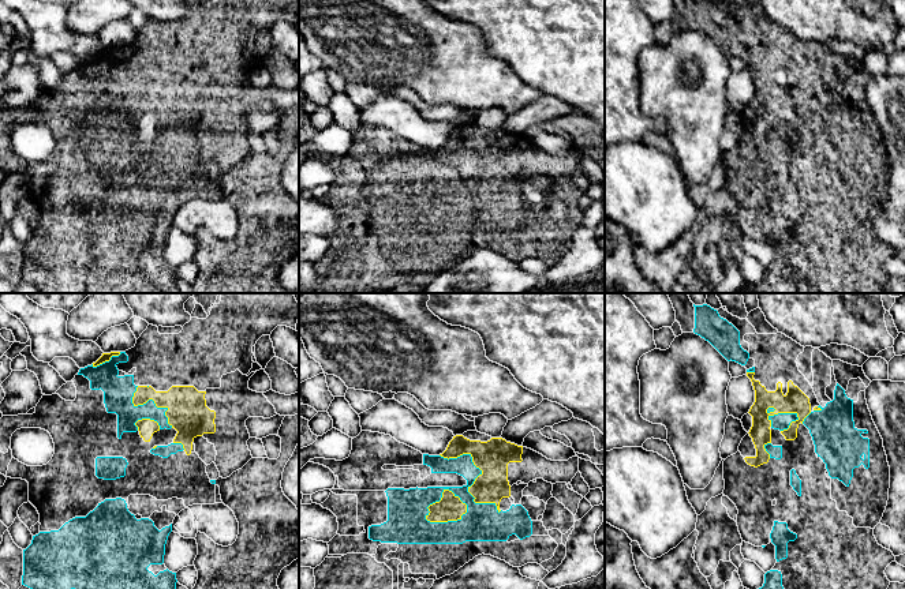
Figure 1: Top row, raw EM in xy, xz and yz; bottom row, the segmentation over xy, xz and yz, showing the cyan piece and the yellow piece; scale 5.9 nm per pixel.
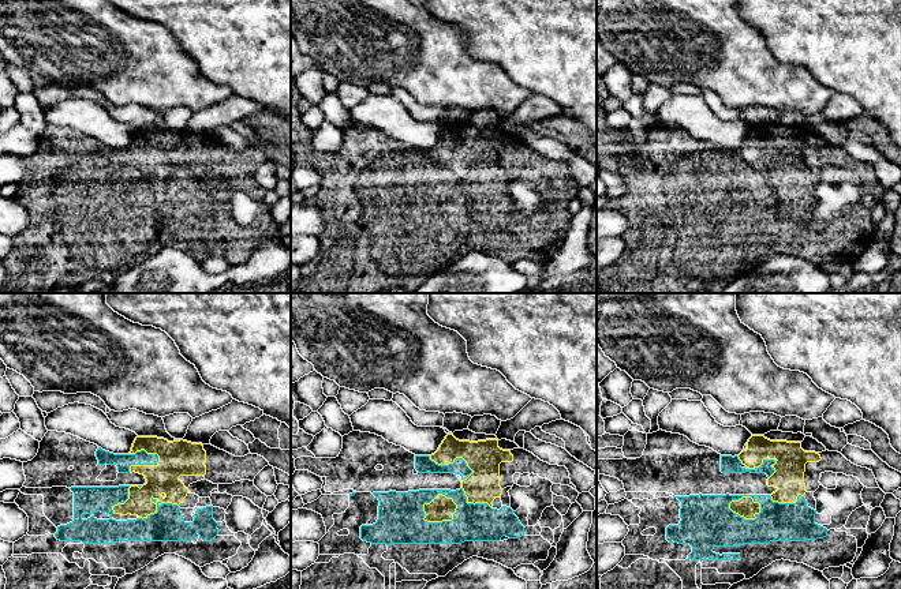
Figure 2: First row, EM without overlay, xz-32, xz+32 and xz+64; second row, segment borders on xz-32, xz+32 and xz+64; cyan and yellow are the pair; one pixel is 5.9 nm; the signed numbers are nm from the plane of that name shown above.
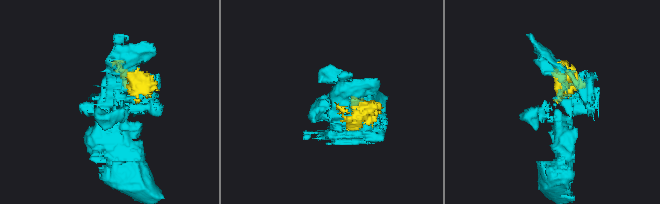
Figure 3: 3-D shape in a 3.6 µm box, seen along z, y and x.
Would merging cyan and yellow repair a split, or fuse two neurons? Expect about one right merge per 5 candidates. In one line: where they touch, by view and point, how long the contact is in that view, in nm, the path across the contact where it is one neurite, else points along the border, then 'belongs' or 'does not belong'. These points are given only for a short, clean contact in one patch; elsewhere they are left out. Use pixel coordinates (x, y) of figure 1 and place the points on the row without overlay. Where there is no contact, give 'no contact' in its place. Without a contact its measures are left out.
contact xz (477, 171); length 500 nm; belongs

